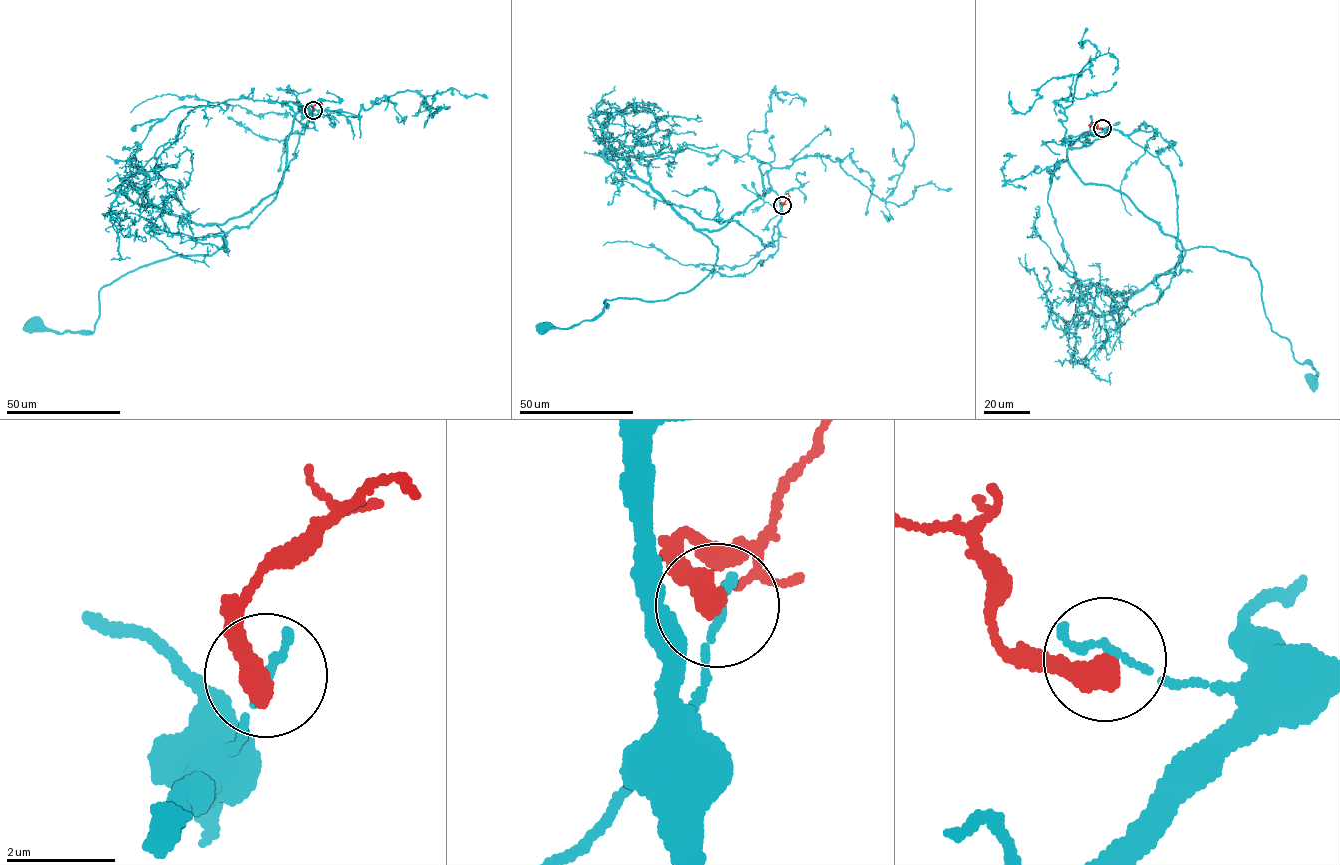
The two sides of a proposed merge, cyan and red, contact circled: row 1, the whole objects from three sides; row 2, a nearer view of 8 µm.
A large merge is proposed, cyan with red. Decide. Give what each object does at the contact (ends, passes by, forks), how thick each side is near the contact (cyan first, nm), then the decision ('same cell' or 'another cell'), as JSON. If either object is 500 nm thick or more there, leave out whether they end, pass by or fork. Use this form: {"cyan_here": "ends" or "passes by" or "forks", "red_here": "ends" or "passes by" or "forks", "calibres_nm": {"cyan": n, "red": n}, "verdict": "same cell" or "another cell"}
{"cyan_here": "ends", "red_here": "ends", "calibres_nm": {"cyan": 150, "red": 480}, "verdict": "another cell"}

